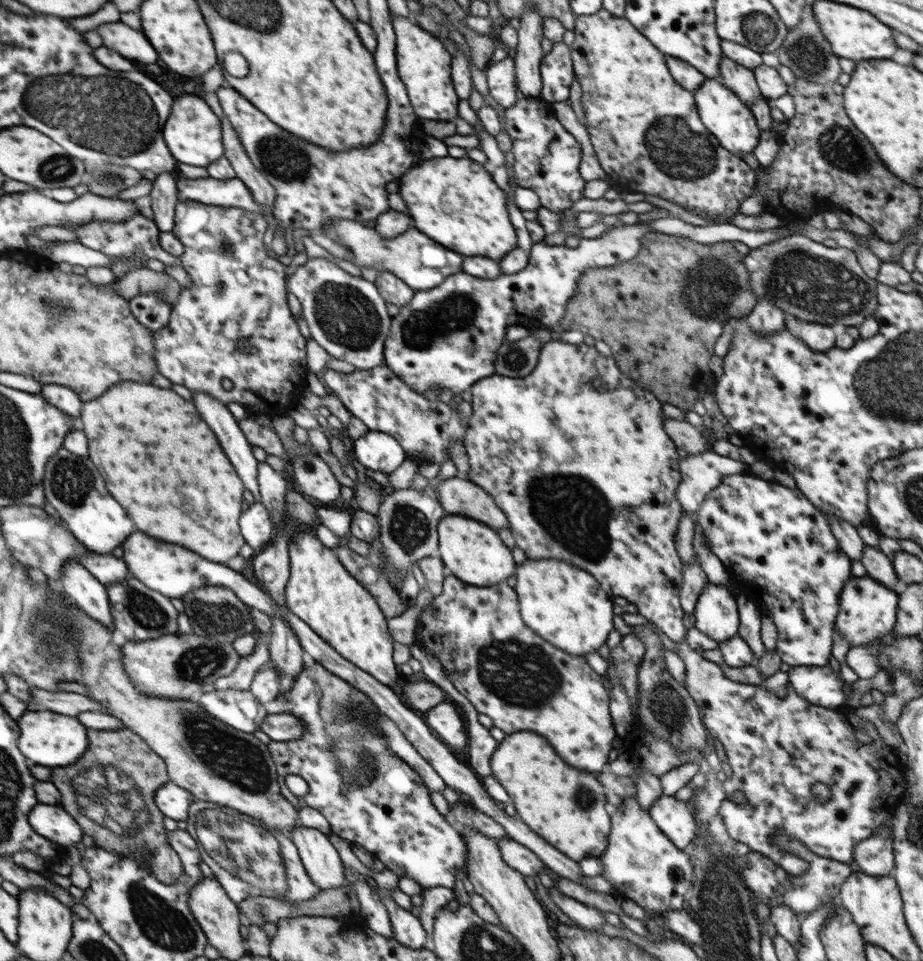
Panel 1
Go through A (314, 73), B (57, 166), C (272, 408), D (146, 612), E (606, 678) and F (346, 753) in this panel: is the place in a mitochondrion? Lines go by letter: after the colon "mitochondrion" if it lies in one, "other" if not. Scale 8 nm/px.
A: other
B: mitochondrion
C: other
D: mitochondrion
E: other
F: mitochondrion

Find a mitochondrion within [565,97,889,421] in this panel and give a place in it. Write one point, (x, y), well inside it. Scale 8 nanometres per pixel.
(822, 287)

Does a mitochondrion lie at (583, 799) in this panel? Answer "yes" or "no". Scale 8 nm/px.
yes

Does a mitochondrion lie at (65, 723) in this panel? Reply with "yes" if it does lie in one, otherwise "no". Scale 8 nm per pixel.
no

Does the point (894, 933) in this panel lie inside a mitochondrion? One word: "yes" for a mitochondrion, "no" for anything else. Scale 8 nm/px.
no

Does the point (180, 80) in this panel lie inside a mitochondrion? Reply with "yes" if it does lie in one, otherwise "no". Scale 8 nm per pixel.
no

